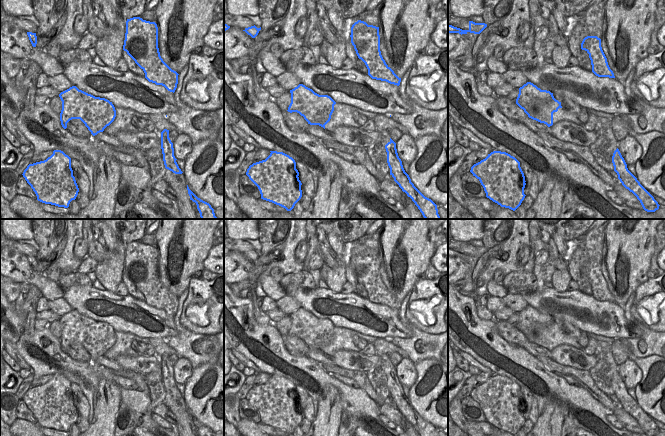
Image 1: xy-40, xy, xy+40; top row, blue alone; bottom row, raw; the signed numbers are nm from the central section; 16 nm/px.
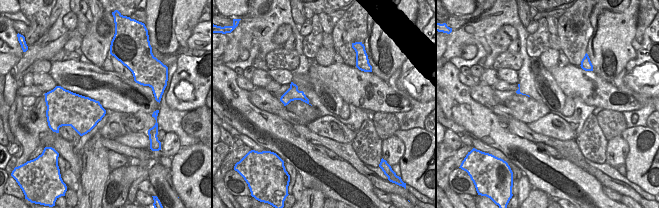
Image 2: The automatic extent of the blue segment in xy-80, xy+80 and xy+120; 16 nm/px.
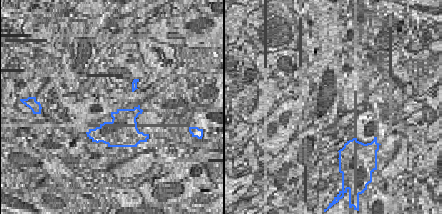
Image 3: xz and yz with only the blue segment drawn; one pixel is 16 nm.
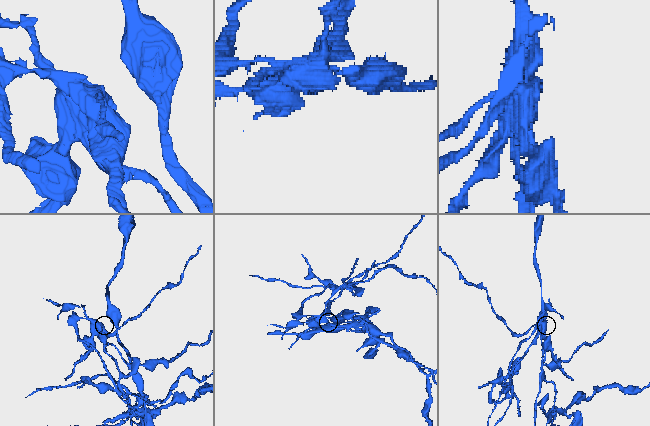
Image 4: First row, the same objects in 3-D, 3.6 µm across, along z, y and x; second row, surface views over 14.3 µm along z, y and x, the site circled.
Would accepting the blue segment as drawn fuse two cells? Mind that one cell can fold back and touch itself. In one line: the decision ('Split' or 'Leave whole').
Split

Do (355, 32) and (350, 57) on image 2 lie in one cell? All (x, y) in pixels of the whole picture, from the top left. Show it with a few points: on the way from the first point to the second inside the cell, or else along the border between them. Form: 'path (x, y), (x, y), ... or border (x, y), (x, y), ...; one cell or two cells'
path (349, 38), (348, 51); one cell

